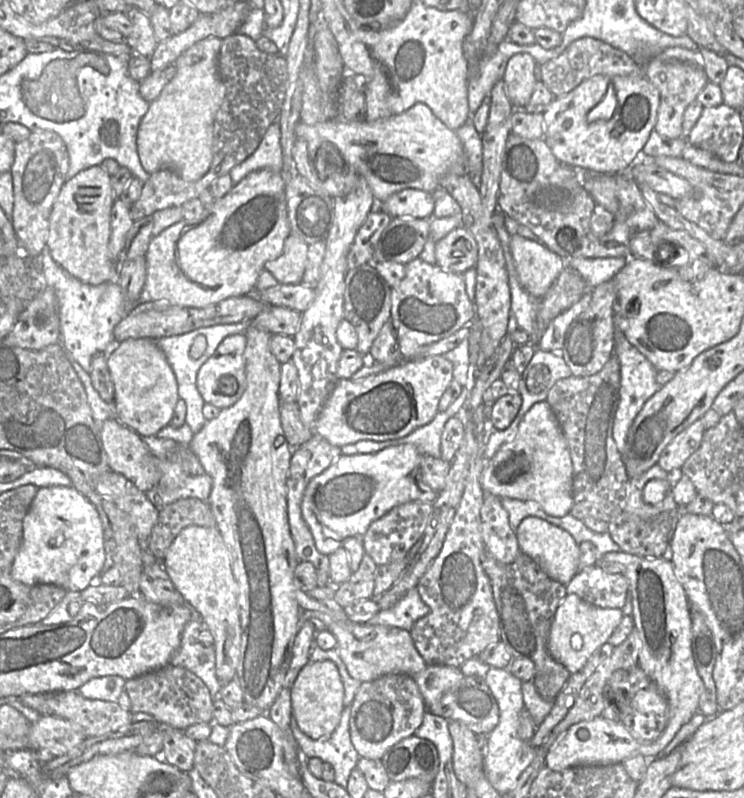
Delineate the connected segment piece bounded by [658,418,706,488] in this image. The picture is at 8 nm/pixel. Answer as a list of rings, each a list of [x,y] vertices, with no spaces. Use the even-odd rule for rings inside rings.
[[[700,418],[676,435],[662,451],[658,465],[671,475],[672,488],[683,474],[681,468],[685,461],[699,448],[705,431],[702,418]]]

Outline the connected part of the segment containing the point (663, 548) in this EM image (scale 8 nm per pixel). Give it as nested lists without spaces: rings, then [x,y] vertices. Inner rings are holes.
[[[682,507],[644,519],[623,510],[609,523],[609,534],[621,551],[656,558],[665,557]]]

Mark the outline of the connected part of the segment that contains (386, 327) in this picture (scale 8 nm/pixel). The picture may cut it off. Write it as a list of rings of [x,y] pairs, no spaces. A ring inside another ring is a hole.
[[[390,320],[383,325],[374,340],[370,348],[368,360],[389,367],[395,367],[406,361],[401,354],[397,336]]]

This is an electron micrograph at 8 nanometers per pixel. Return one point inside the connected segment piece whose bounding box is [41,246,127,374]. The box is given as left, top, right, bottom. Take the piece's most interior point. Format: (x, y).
(88, 314)

